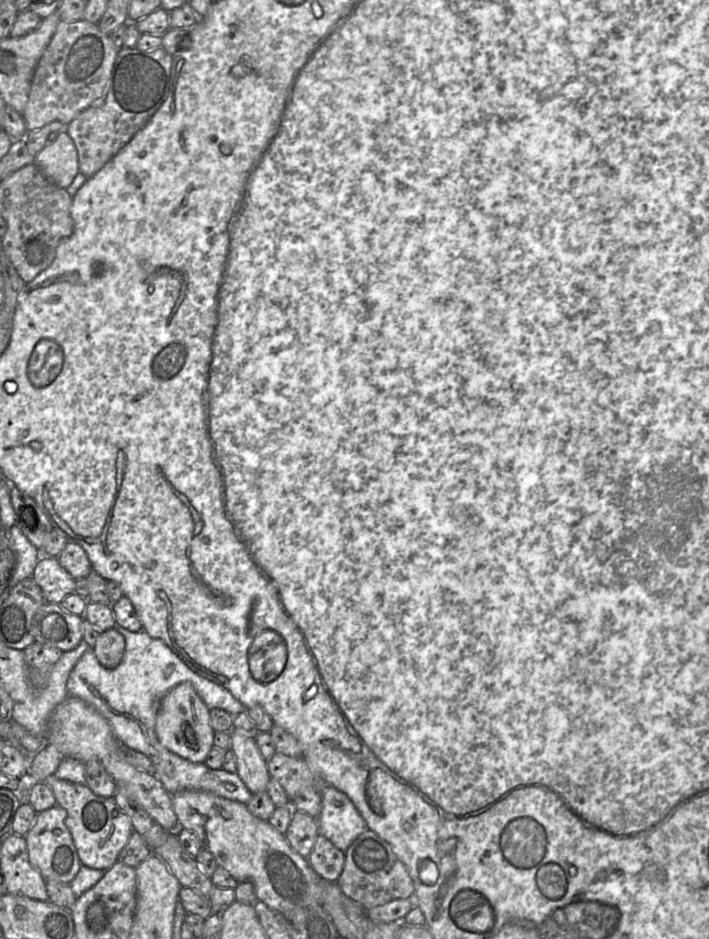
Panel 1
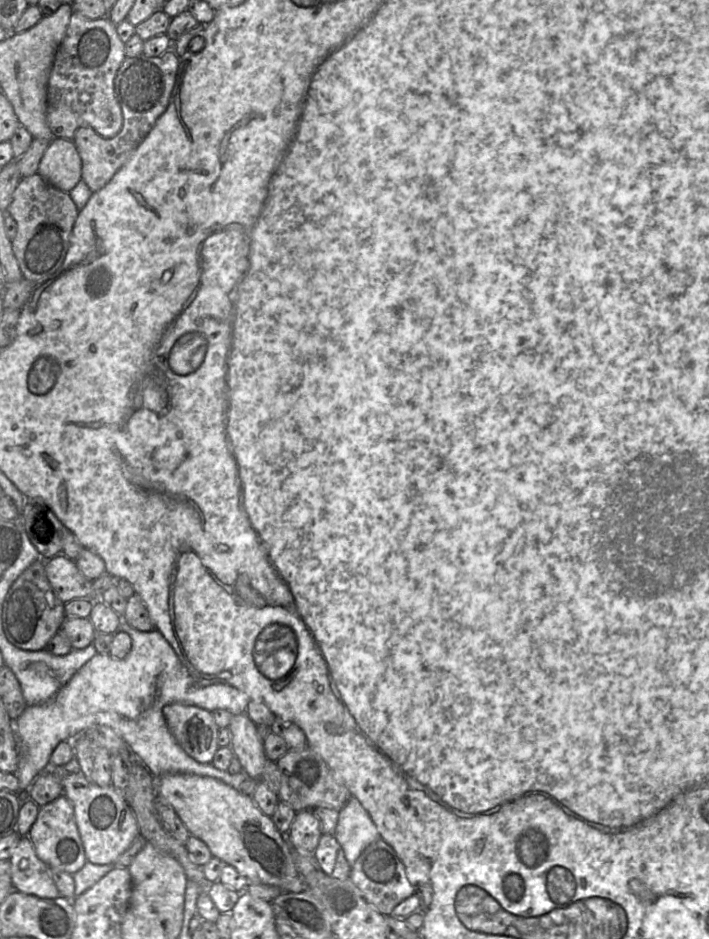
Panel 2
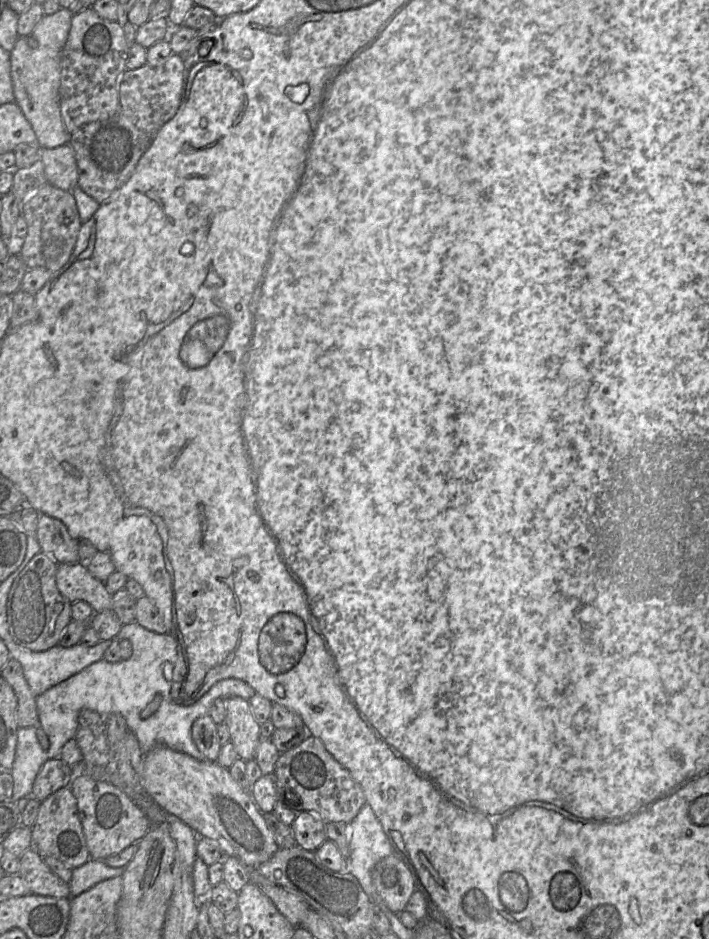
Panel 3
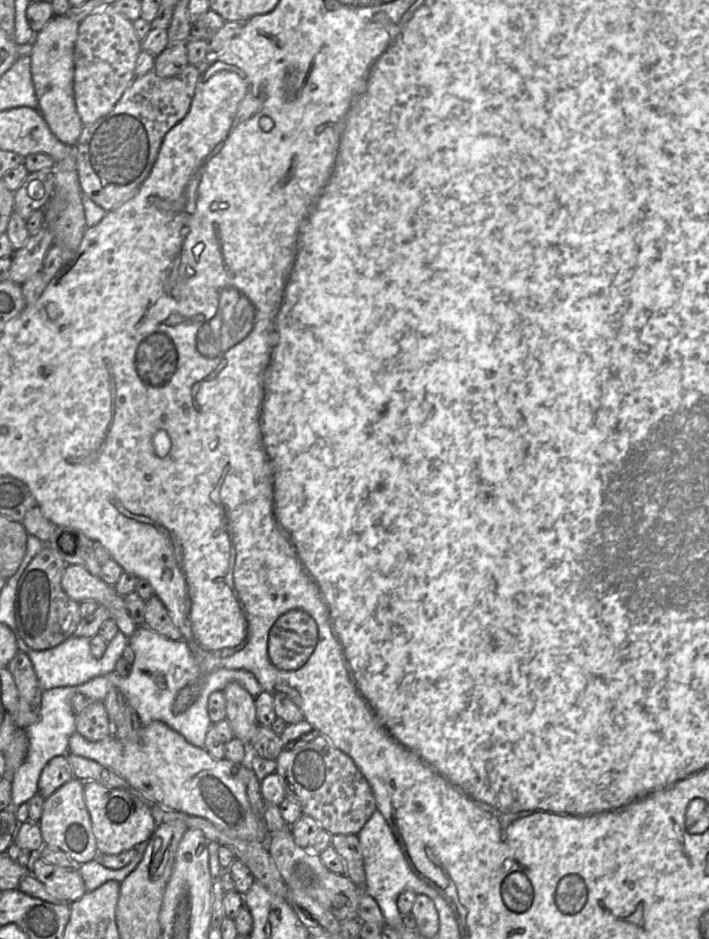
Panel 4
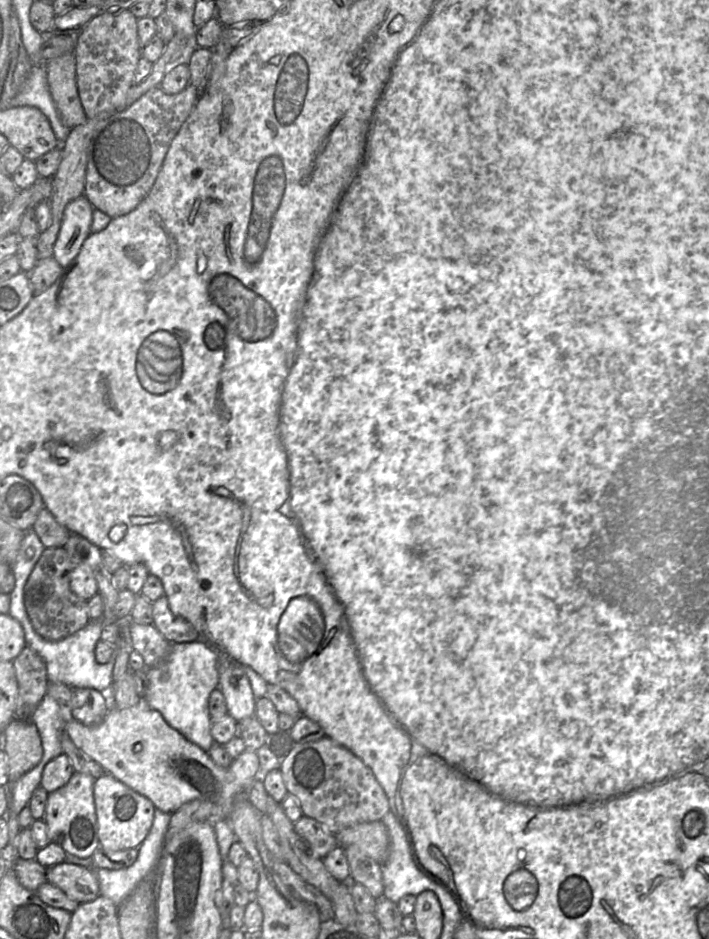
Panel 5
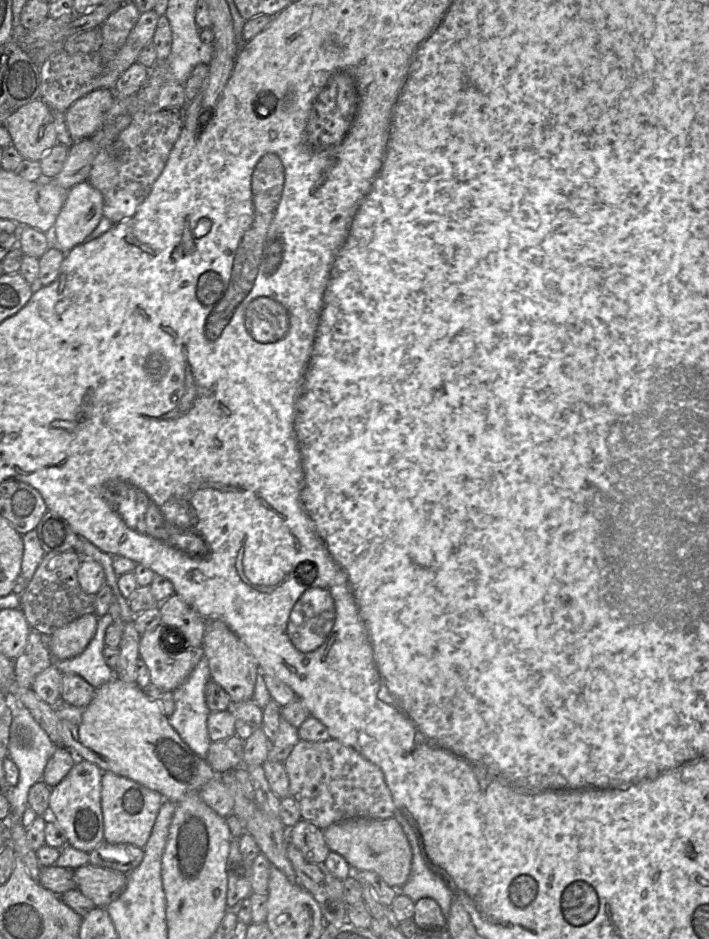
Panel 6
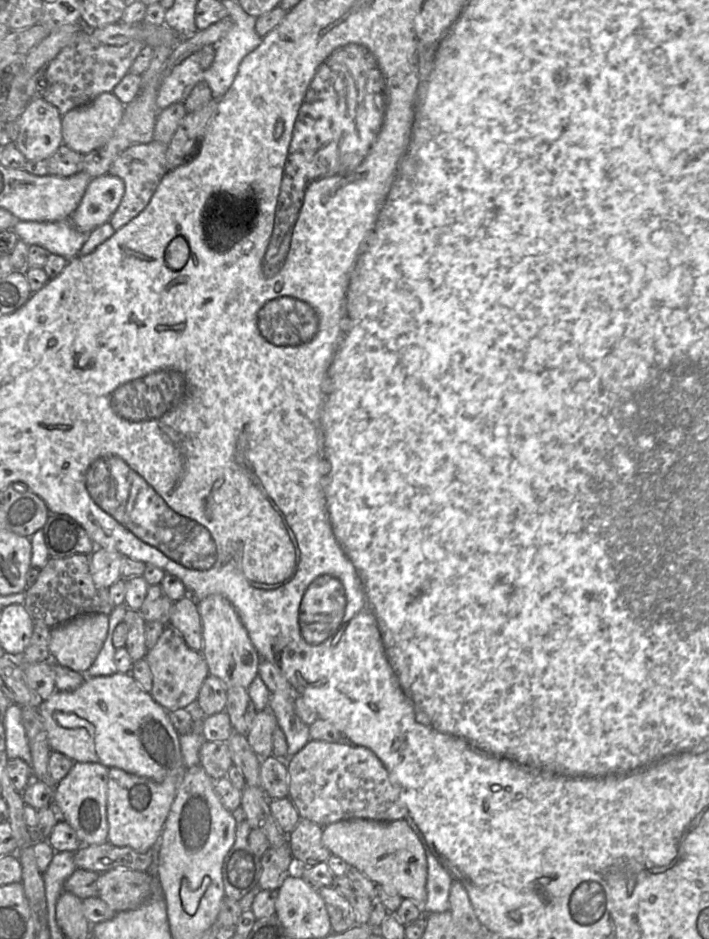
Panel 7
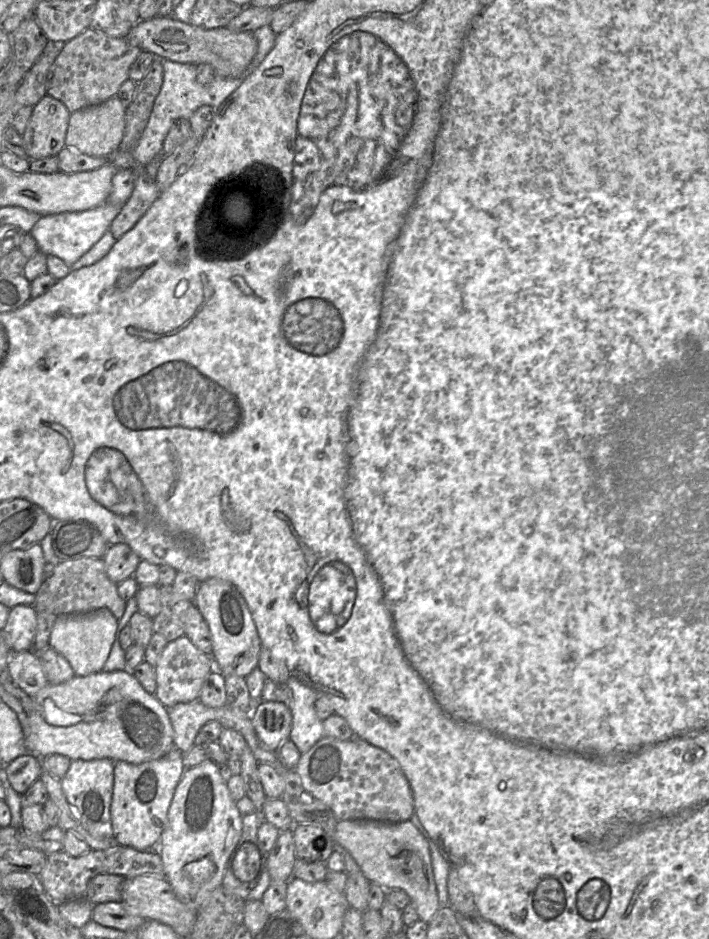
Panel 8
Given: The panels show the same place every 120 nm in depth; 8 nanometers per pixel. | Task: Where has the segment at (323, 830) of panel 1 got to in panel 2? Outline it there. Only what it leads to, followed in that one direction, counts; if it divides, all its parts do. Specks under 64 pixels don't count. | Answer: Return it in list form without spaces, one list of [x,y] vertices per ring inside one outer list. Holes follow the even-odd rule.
[[[354,796],[339,811],[334,837],[350,866],[366,846],[381,838],[369,813]]]

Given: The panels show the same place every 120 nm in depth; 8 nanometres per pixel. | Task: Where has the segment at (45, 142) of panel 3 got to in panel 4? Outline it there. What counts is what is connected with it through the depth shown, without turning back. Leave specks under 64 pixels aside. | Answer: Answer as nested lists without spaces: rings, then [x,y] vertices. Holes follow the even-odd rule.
[[[65,15],[54,16],[36,33],[29,54],[38,111],[56,138],[69,146],[76,144],[84,127],[76,110],[73,91],[74,46],[78,26],[78,22]]]

